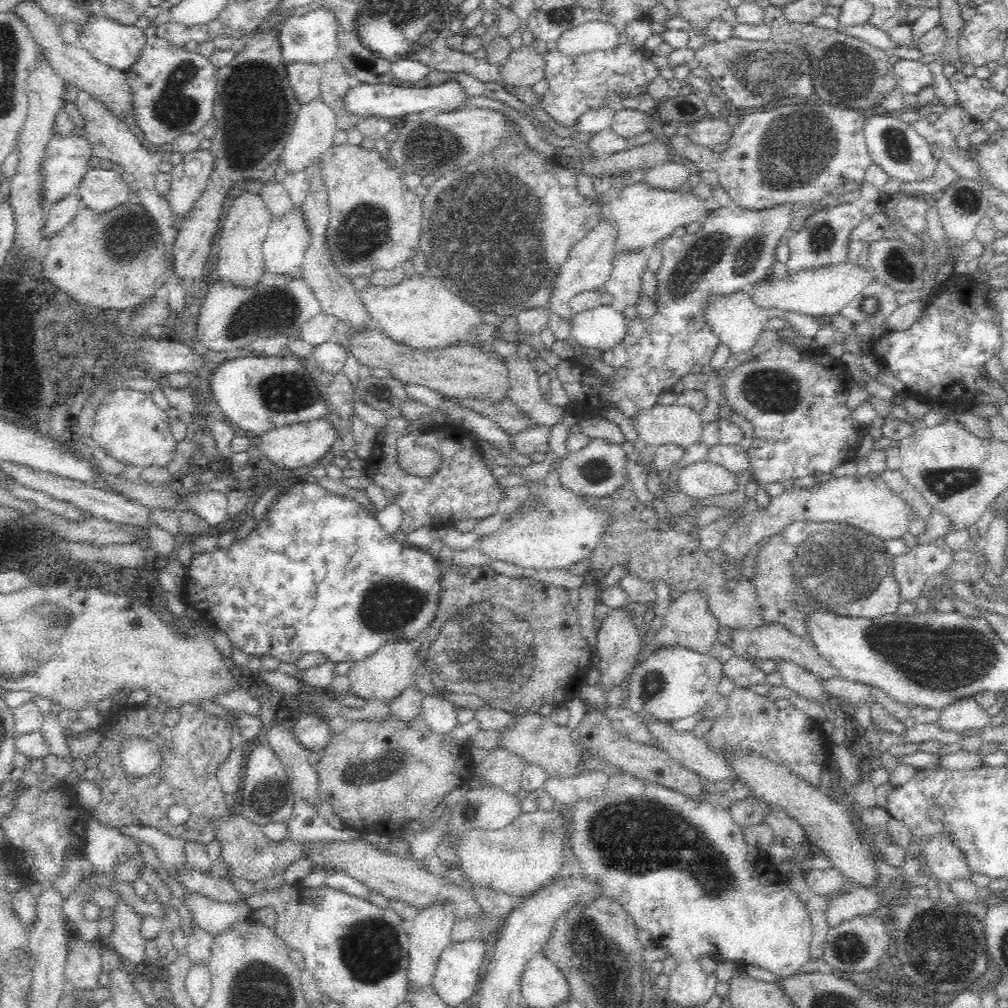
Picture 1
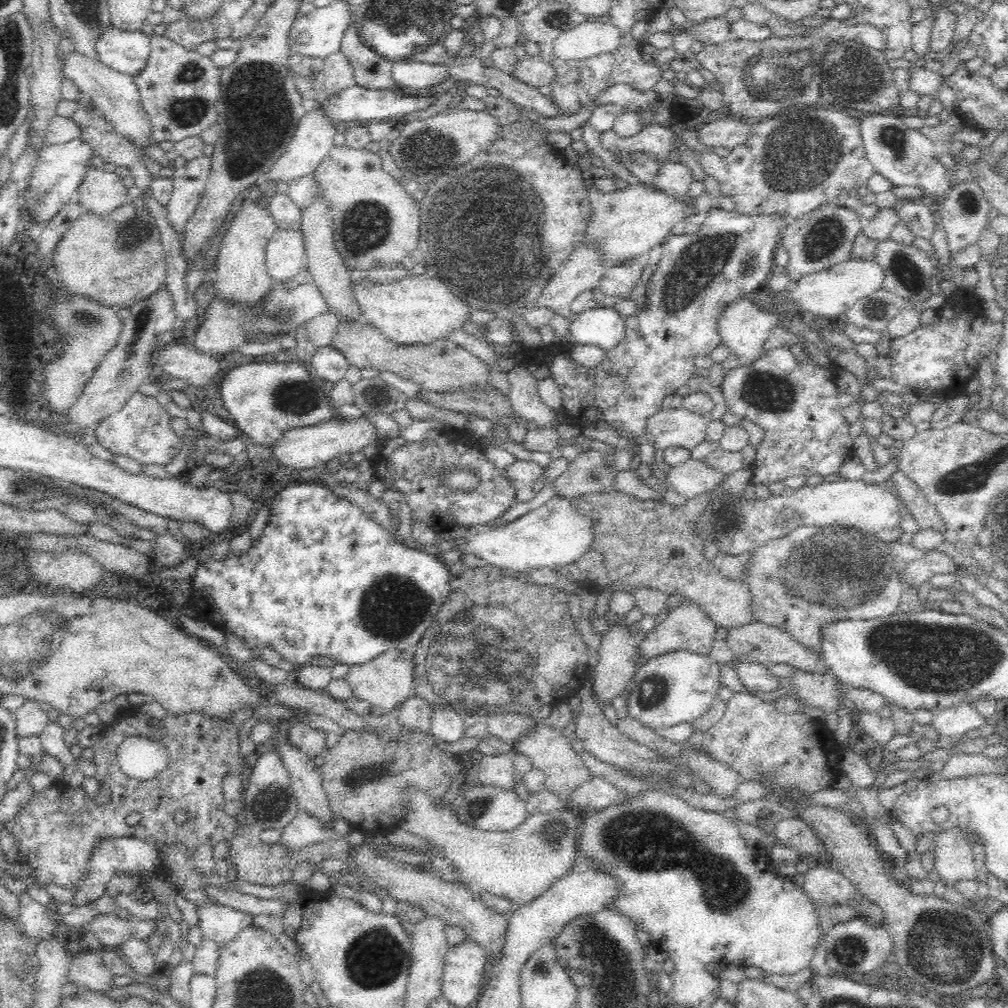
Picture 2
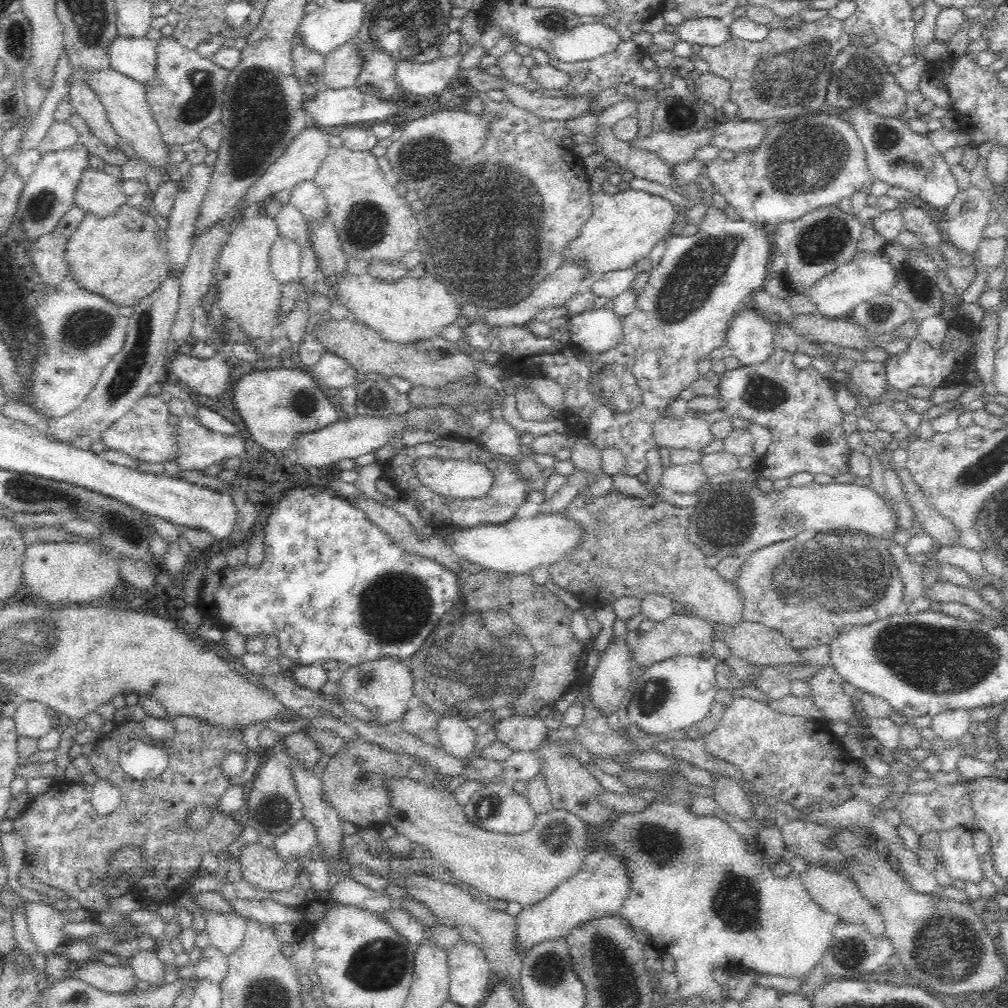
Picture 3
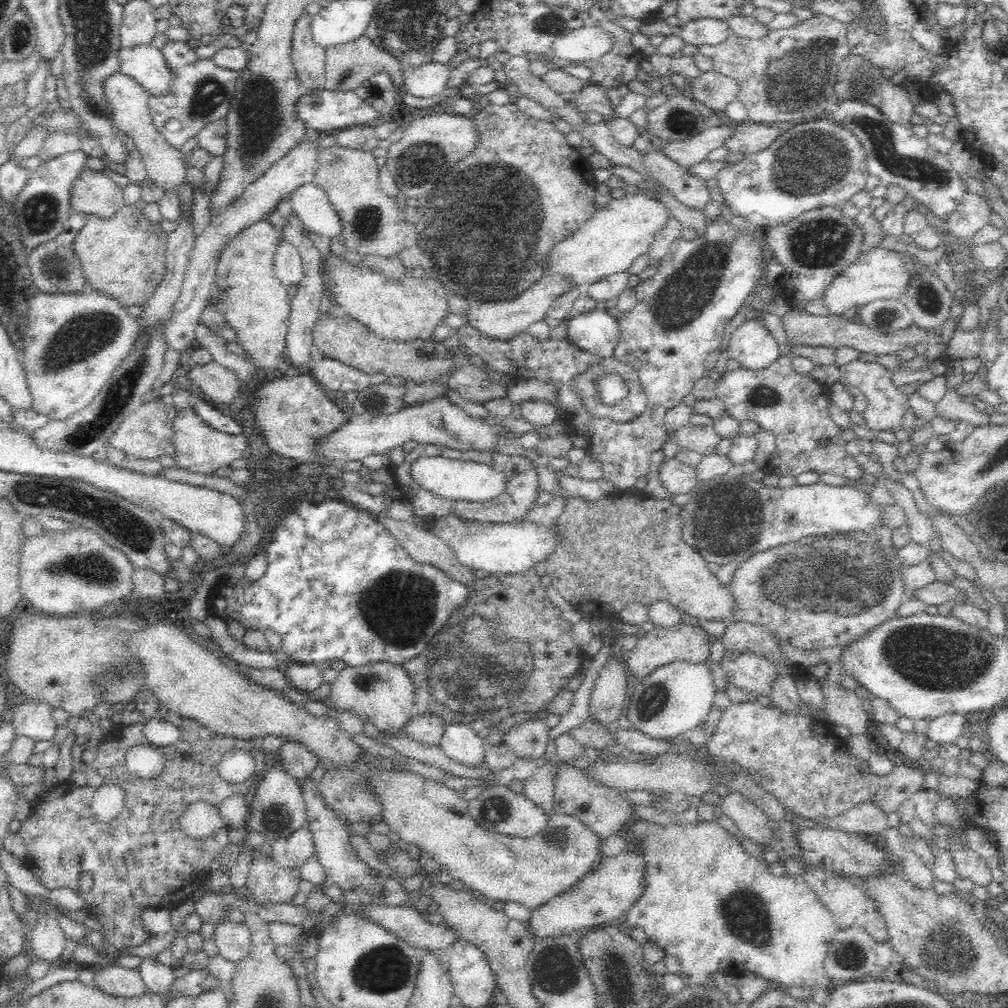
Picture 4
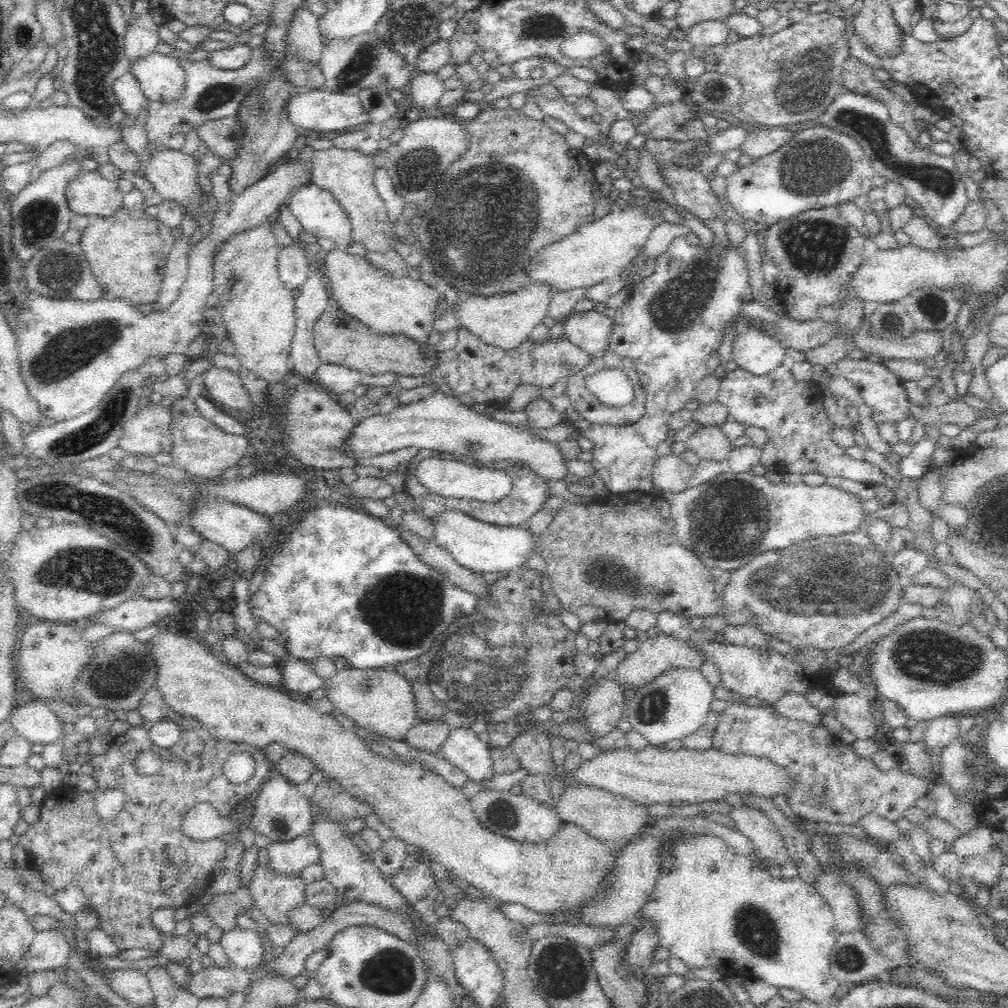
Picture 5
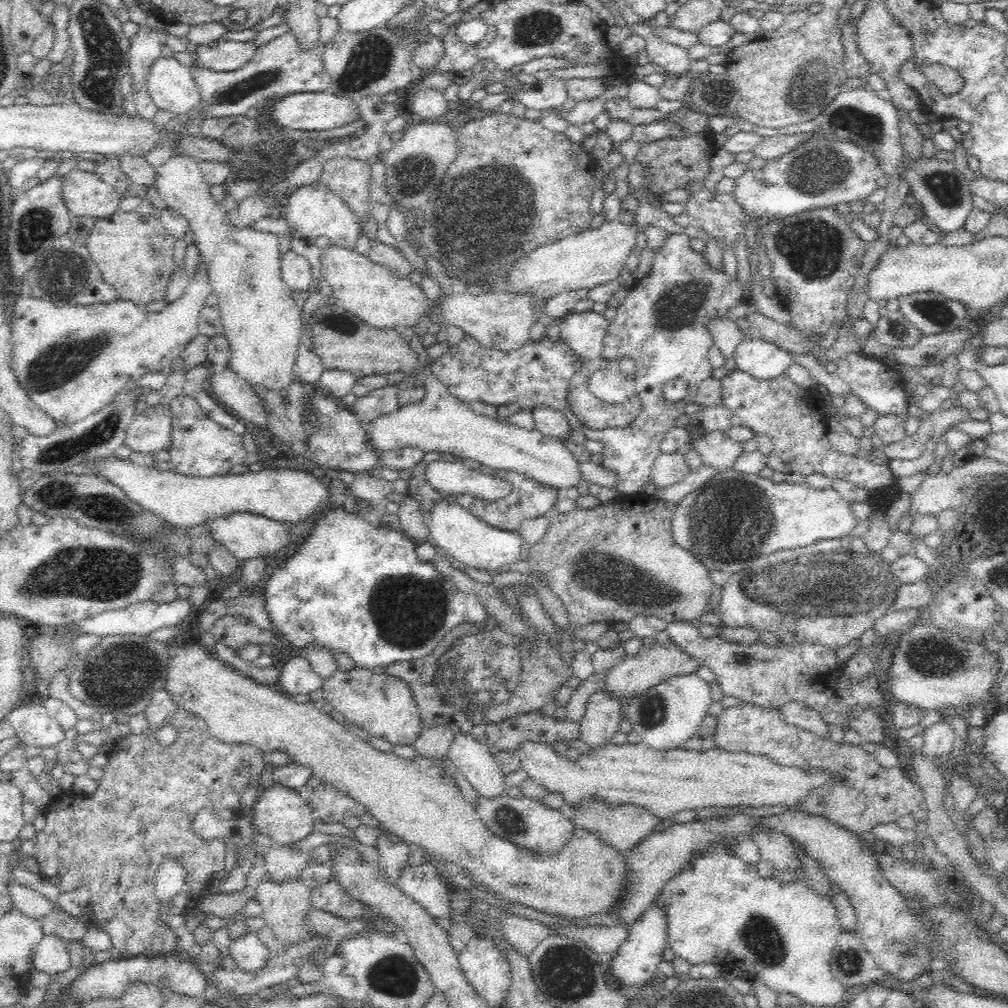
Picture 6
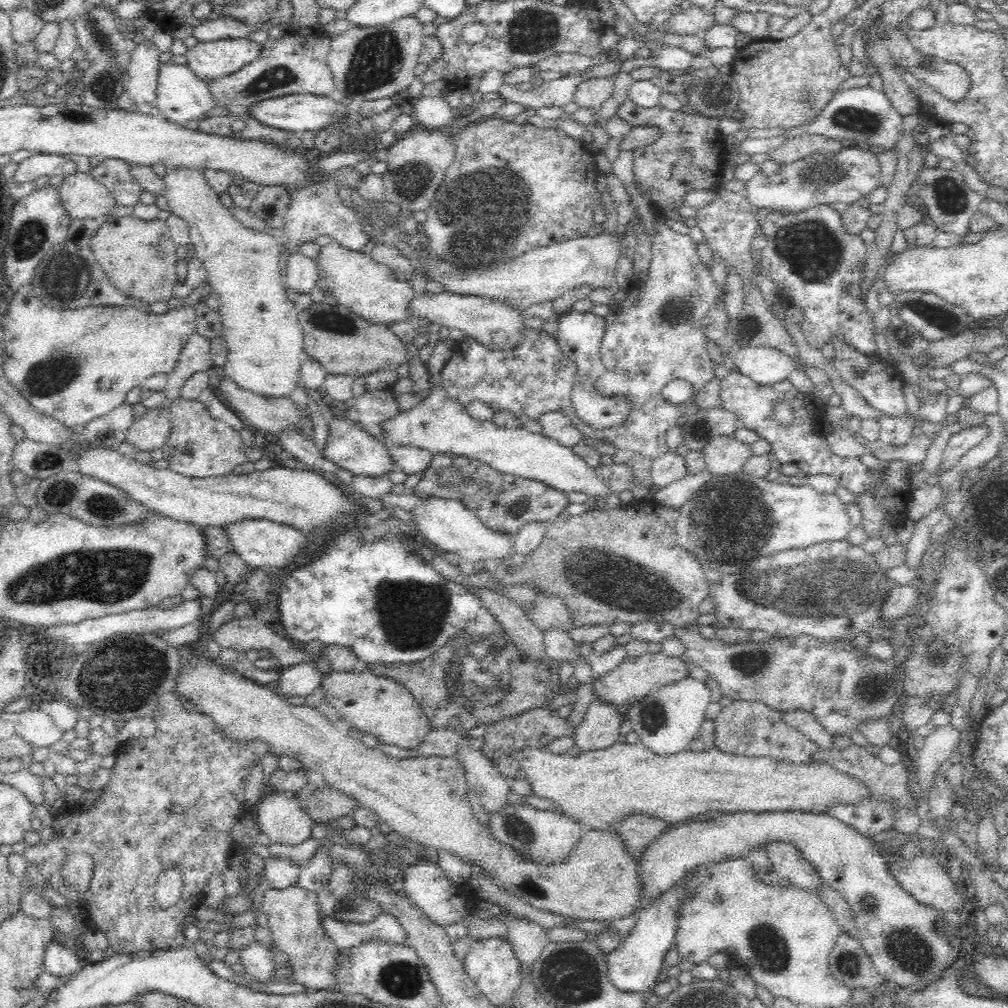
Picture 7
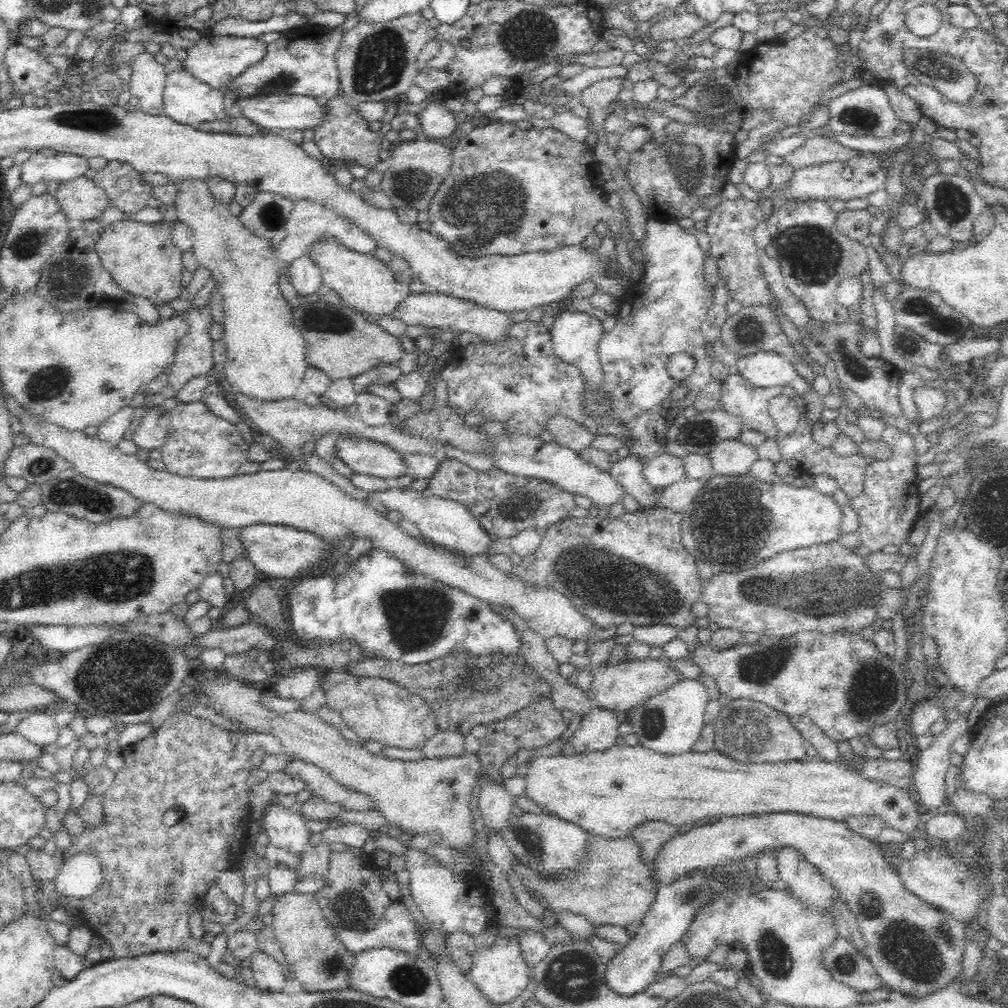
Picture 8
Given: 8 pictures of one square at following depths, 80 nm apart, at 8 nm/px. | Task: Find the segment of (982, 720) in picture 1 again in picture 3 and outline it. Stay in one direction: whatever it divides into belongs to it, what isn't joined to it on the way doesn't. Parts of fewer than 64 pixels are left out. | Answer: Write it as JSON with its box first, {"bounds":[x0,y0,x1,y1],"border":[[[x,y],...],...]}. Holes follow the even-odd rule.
{"bounds":[931,708,974,744],"border":[[[958,708],[958,710],[946,710],[933,717],[931,729],[935,739],[943,739],[953,744],[958,742],[968,731],[972,731],[974,720],[971,710]]]}

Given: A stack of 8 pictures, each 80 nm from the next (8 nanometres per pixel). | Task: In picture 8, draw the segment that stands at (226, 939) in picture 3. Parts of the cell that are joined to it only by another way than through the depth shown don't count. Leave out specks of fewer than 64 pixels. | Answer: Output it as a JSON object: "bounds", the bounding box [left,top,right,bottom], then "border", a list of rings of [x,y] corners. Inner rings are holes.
{"bounds":[250,949,287,992],"border":[[[256,949],[250,956],[250,970],[256,980],[255,987],[260,991],[281,992],[287,979],[282,965],[274,961],[266,952]]]}

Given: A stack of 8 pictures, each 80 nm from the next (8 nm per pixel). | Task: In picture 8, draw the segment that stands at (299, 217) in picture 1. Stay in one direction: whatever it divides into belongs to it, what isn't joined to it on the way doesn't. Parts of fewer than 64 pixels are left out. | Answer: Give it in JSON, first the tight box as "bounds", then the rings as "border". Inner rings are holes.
{"bounds":[288,254,322,299],"border":[[[307,254],[296,258],[290,264],[288,274],[298,296],[312,299],[322,285],[319,267],[316,266],[313,259]]]}

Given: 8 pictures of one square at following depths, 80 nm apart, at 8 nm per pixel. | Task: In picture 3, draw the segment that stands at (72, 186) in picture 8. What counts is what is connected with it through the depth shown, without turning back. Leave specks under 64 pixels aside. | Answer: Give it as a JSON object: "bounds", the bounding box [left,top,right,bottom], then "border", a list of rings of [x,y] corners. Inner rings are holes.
{"bounds":[74,167,128,218],"border":[[[86,167],[82,178],[76,188],[76,194],[74,198],[74,205],[82,209],[85,214],[91,213],[98,218],[104,218],[110,216],[128,200],[126,194],[124,194],[123,181],[114,177],[113,175],[107,174],[102,171],[102,168],[92,169]]]}

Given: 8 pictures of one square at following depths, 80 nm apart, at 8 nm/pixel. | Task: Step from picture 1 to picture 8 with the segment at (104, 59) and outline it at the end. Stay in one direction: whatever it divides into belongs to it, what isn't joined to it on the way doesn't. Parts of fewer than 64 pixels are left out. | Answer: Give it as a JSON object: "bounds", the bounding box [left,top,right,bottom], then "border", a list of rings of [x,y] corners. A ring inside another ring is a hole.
{"bounds":[162,66,238,127],"border":[[[184,66],[178,70],[172,70],[170,74],[165,74],[162,110],[164,116],[191,127],[216,119],[232,120],[238,114],[235,110],[226,112],[222,92],[194,77],[192,73],[185,70]]]}

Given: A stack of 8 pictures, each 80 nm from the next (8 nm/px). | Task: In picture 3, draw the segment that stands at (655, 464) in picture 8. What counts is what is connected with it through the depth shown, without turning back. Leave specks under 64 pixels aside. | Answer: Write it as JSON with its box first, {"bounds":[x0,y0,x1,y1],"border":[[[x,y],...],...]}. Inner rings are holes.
{"bounds":[660,461,711,494],"border":[[[701,461],[684,464],[671,464],[664,468],[660,484],[676,494],[695,494],[707,486],[711,478],[704,473]]]}

